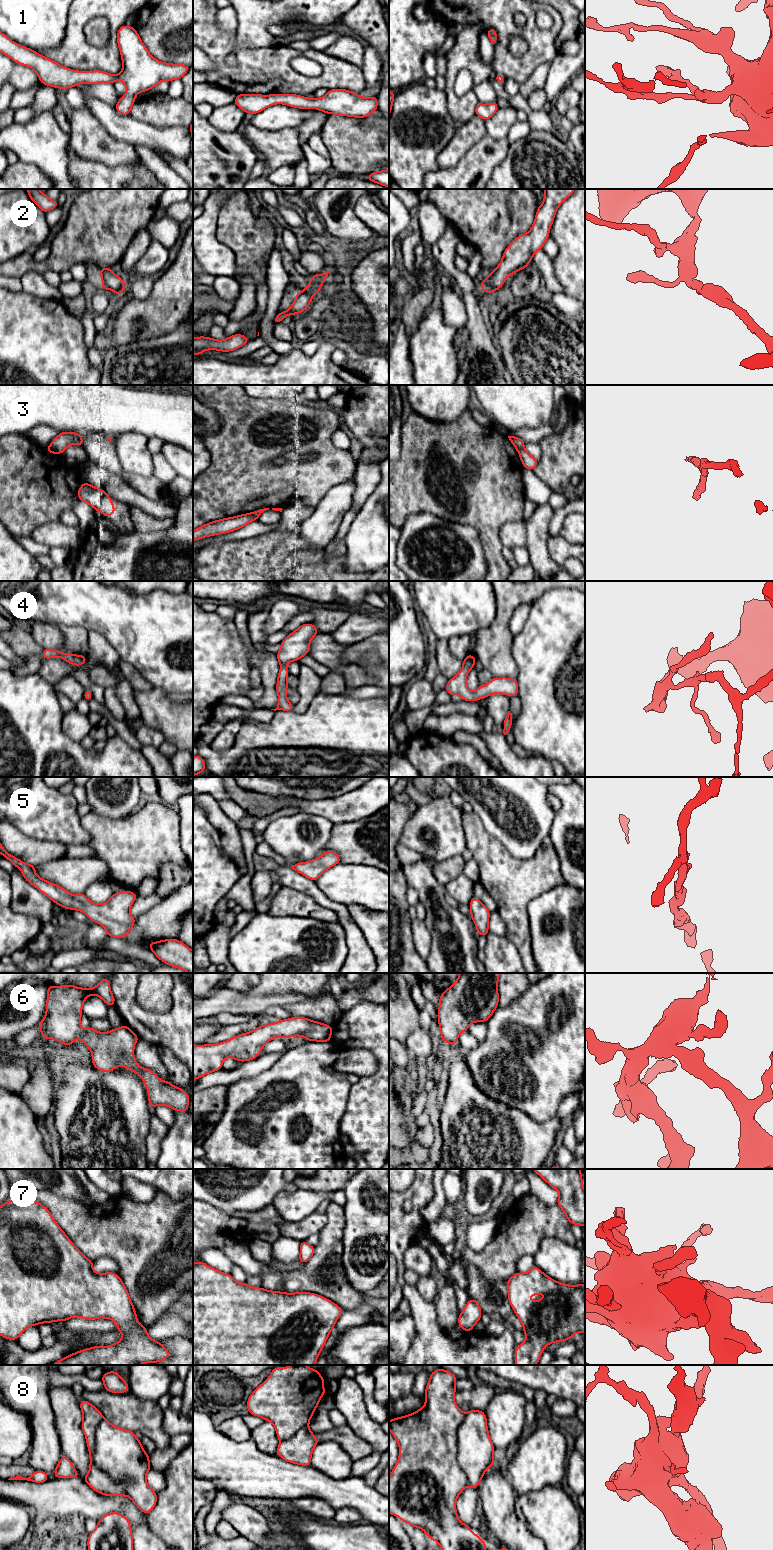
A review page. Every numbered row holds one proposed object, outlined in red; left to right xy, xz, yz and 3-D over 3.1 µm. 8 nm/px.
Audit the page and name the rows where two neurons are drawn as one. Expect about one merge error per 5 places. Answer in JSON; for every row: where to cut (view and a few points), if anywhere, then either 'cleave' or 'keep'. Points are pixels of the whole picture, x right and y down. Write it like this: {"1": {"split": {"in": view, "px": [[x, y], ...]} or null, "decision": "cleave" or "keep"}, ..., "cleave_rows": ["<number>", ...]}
{"1": {"split": null, "decision": "keep"}, "2": {"split": null, "decision": "keep"}, "3": {"split": {"in": "xz", "px": [[250, 514], [255, 519]]}, "decision": "cleave"}, "4": {"split": null, "decision": "keep"}, "5": {"split": null, "decision": "keep"}, "6": {"split": null, "decision": "keep"}, "7": {"split": null, "decision": "keep"}, "8": {"split": null, "decision": "keep"}, "cleave_rows": ["3"]}

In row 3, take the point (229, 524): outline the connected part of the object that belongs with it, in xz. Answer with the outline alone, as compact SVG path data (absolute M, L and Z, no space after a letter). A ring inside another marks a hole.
M246 513L243 515L237 515L235 517L228 517L225 519L209 522L193 530L193 541L203 537L215 536L218 534L235 531L254 520L255 518L250 513Z

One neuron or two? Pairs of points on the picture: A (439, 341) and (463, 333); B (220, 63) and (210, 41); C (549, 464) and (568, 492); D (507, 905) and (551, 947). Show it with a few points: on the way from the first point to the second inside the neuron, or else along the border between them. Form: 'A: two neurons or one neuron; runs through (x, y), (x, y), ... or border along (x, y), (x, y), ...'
A: two neurons; border along (458, 328), (454, 339), (457, 359)
B: one neuron; runs through (219, 58), (218, 49), (215, 46)
C: one neuron; runs through (556, 471), (558, 479), (563, 485)
D: two neurons; border along (529, 902), (527, 917), (531, 949)

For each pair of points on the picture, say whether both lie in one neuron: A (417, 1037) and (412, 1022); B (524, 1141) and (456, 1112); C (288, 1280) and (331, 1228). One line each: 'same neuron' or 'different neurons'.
A: different neurons
B: same neuron
C: same neuron

